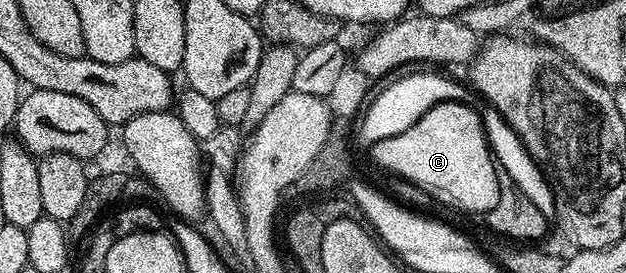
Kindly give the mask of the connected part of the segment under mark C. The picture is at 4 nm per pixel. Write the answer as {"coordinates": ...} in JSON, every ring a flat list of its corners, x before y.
{"coordinates":[[464,102,439,103,405,132,371,144,372,159,380,167,445,195,465,213,486,213,498,205,498,164,489,150,481,116]]}

